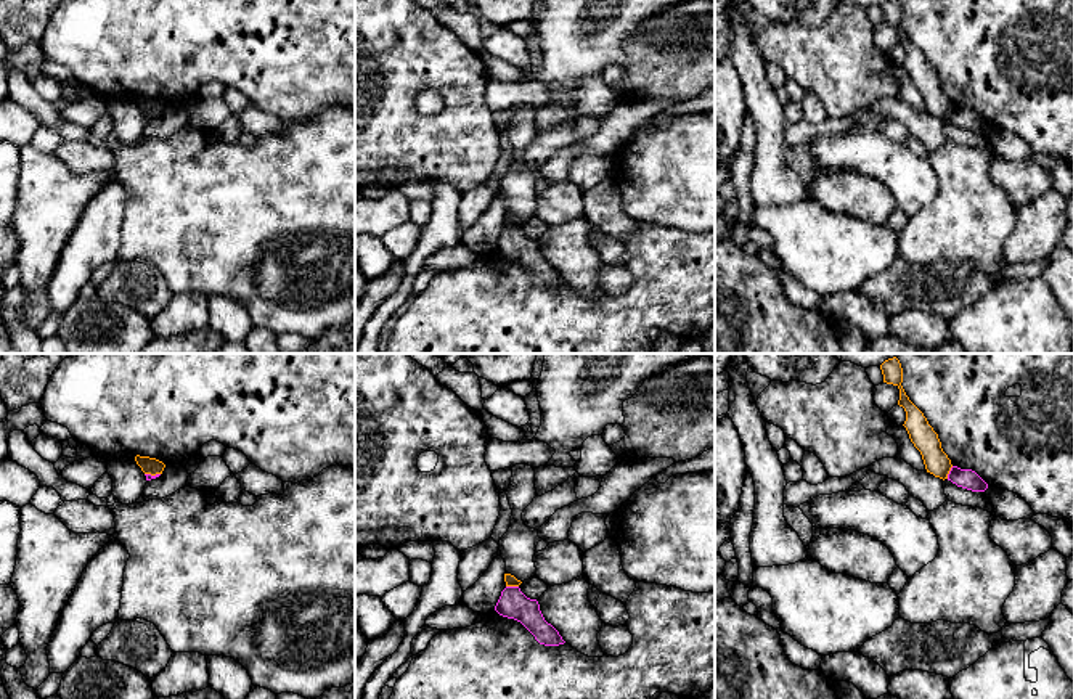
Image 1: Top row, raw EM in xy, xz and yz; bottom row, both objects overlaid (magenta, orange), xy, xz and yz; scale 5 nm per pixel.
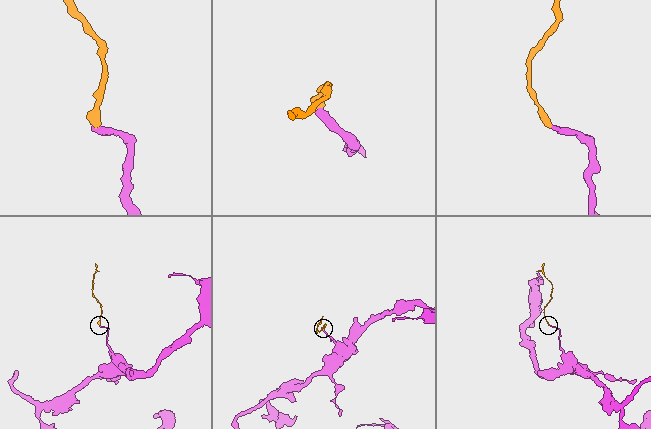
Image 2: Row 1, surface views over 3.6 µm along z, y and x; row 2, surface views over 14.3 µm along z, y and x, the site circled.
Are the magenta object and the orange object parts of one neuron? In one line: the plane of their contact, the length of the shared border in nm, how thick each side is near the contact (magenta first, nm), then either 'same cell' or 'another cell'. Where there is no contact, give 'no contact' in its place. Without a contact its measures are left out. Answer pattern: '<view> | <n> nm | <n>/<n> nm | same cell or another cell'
xz | 60 nm | 150/60 nm | another cell

